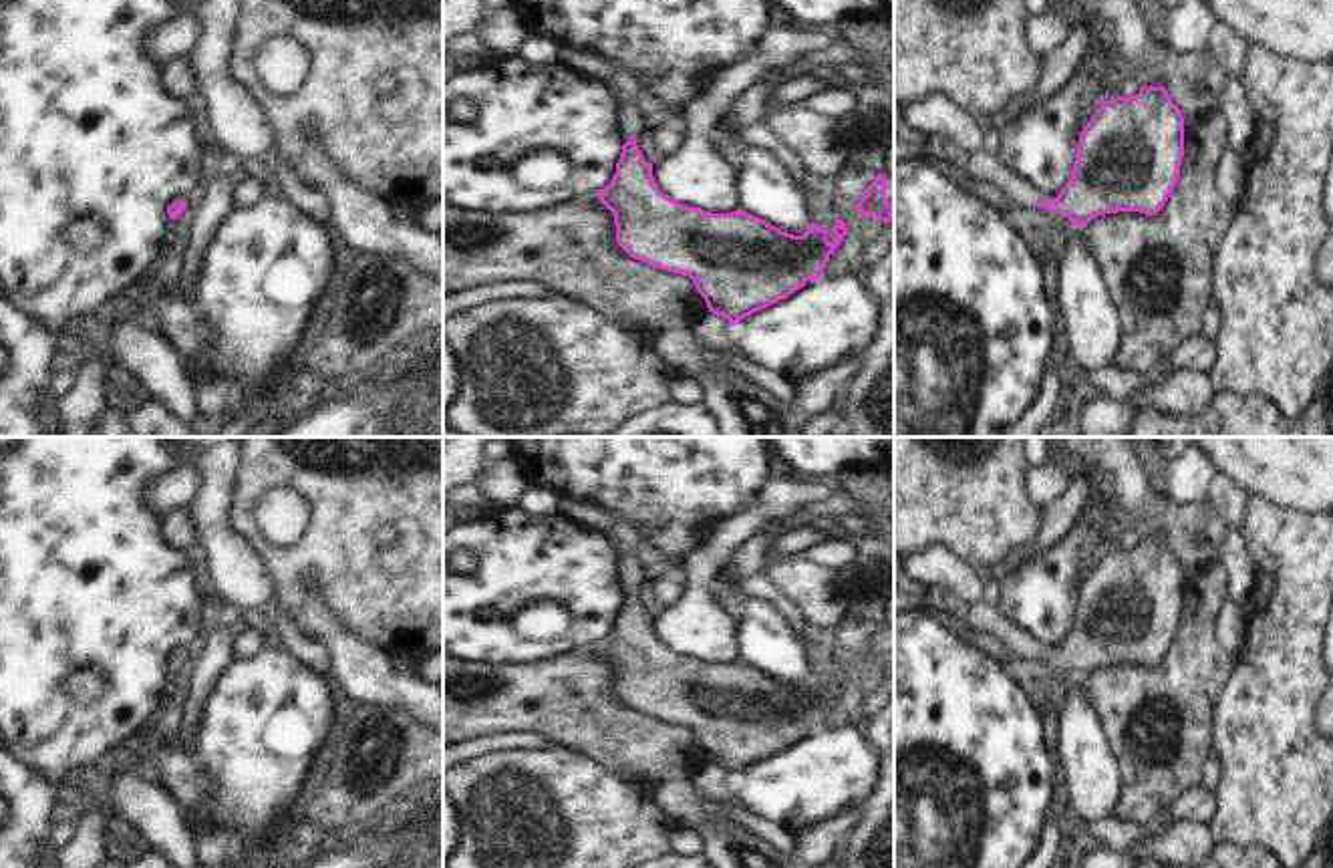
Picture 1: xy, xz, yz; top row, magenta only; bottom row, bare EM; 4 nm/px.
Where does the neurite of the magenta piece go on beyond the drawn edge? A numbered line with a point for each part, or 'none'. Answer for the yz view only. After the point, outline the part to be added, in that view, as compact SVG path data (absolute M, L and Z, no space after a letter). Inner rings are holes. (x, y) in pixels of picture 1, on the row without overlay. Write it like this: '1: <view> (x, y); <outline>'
1: yz (983, 615); M975 598L967 622L975 630L989 630L999 634L1003 644L1019 657L1033 659L1059 646L1059 642L1045 642L1031 634L1025 626L1011 620L1003 608L993 606L987 598Z

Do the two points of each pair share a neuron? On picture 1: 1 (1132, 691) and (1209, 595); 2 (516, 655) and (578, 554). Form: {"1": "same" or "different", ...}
{"1": "same", "2": "same"}

